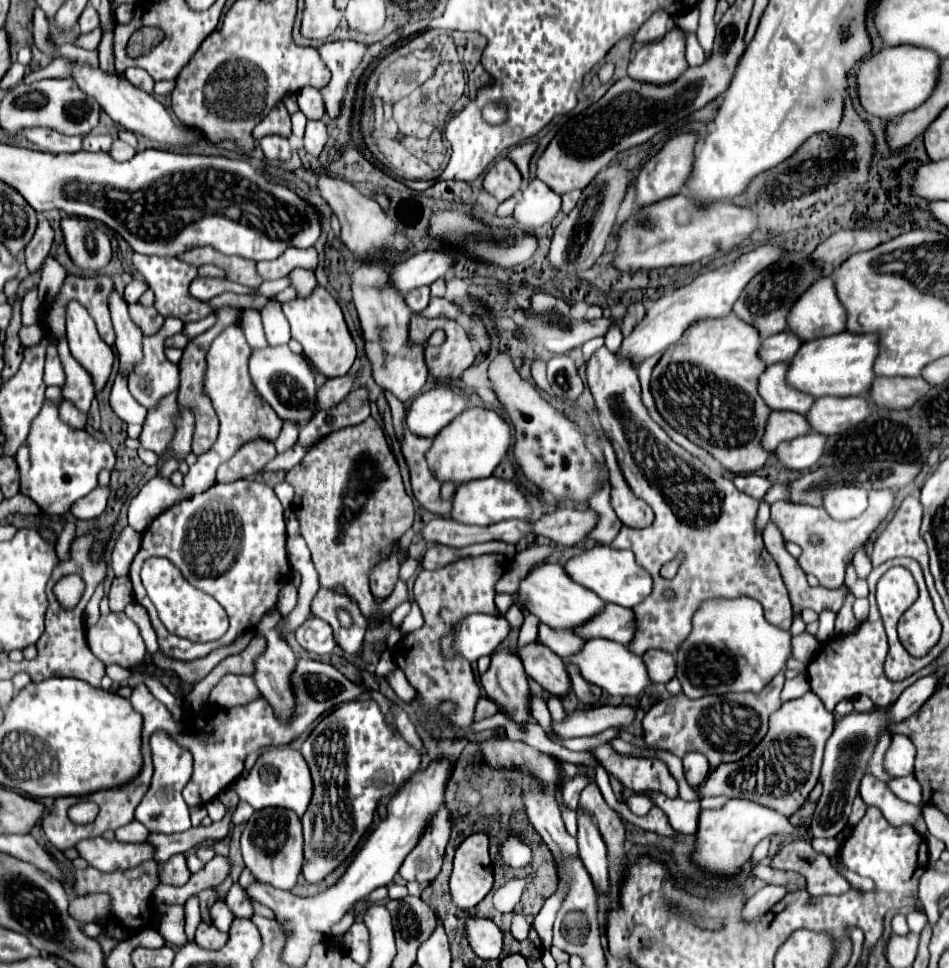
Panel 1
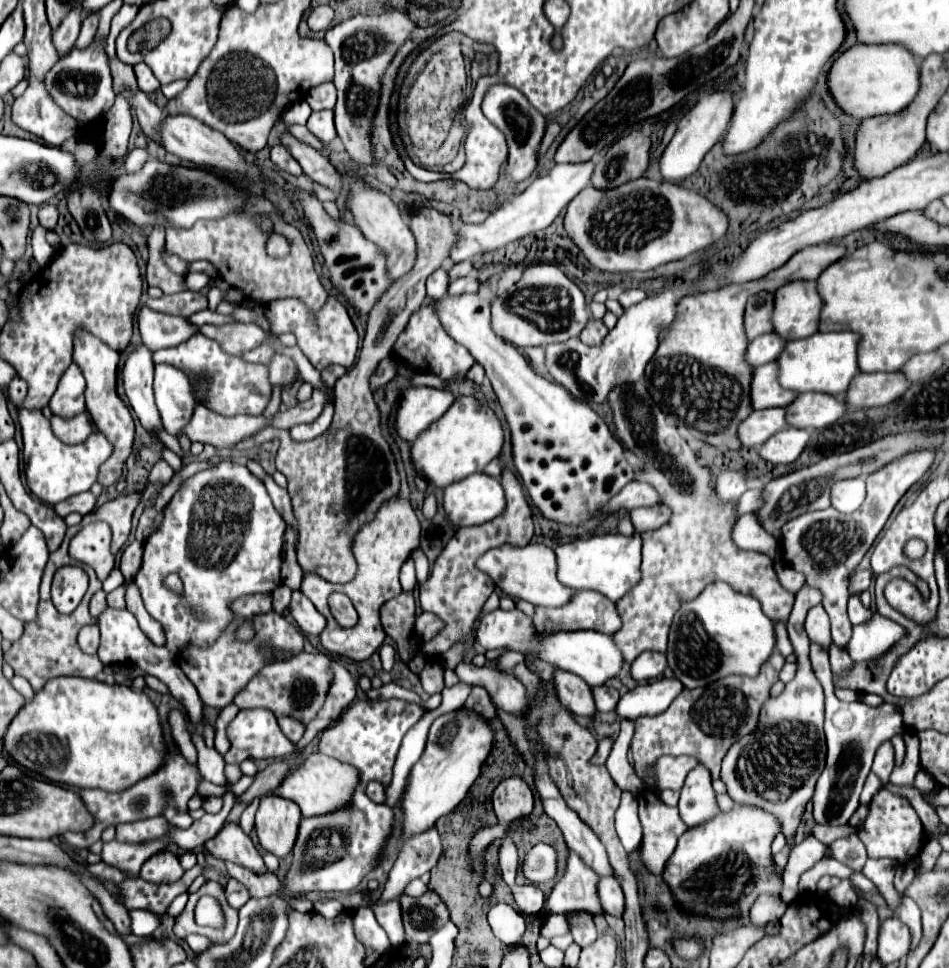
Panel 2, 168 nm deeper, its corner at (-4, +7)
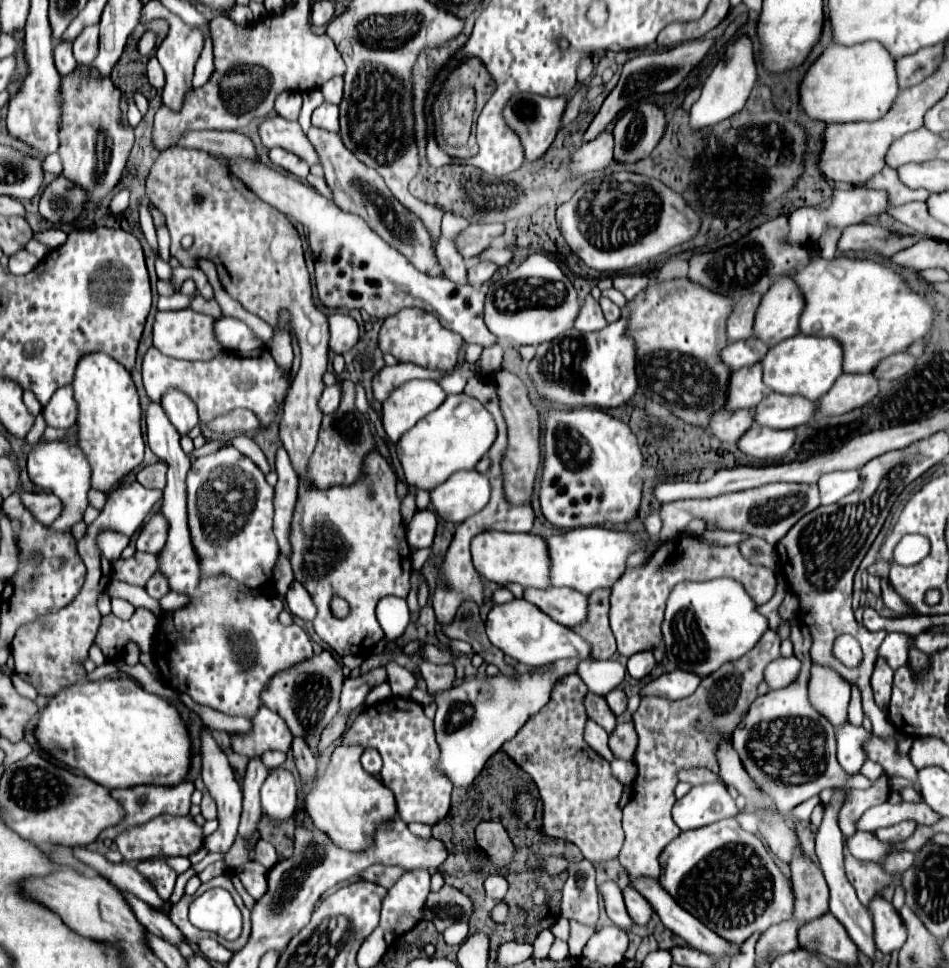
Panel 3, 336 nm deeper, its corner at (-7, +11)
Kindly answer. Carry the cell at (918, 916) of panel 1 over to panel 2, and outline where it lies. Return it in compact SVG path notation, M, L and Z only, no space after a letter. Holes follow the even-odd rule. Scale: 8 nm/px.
M902 897L902 905L898 909L898 919L910 927L912 933L912 947L920 941L922 937L922 927L920 927L920 909L910 897Z

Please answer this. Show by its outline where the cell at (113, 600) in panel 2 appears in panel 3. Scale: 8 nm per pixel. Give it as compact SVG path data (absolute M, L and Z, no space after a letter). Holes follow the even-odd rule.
M111 599L111 605L113 605L113 613L117 617L121 617L121 619L129 619L133 615L133 611L135 611L135 607L131 603L123 601L123 599Z

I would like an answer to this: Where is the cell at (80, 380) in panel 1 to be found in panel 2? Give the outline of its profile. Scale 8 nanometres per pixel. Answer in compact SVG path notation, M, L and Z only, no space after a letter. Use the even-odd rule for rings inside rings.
M72 363L72 365L64 371L64 375L60 377L58 389L56 389L56 393L52 395L52 399L50 399L50 409L52 409L52 413L62 415L62 417L74 417L74 415L86 411L84 389L86 389L84 377L82 377L78 365Z

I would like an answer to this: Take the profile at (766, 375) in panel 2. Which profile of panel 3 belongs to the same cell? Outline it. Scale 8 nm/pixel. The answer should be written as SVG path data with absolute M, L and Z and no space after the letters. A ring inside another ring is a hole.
M749 365L731 373L731 389L727 389L727 409L751 409L771 389L763 383L761 365Z

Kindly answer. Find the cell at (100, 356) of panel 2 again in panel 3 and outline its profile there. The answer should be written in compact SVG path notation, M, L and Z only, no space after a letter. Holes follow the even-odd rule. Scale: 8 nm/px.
M105 353L85 355L73 379L75 403L79 405L77 445L83 449L91 465L91 487L109 493L119 479L143 461L143 433L141 433L141 403L139 393L131 381L129 371L111 361Z

